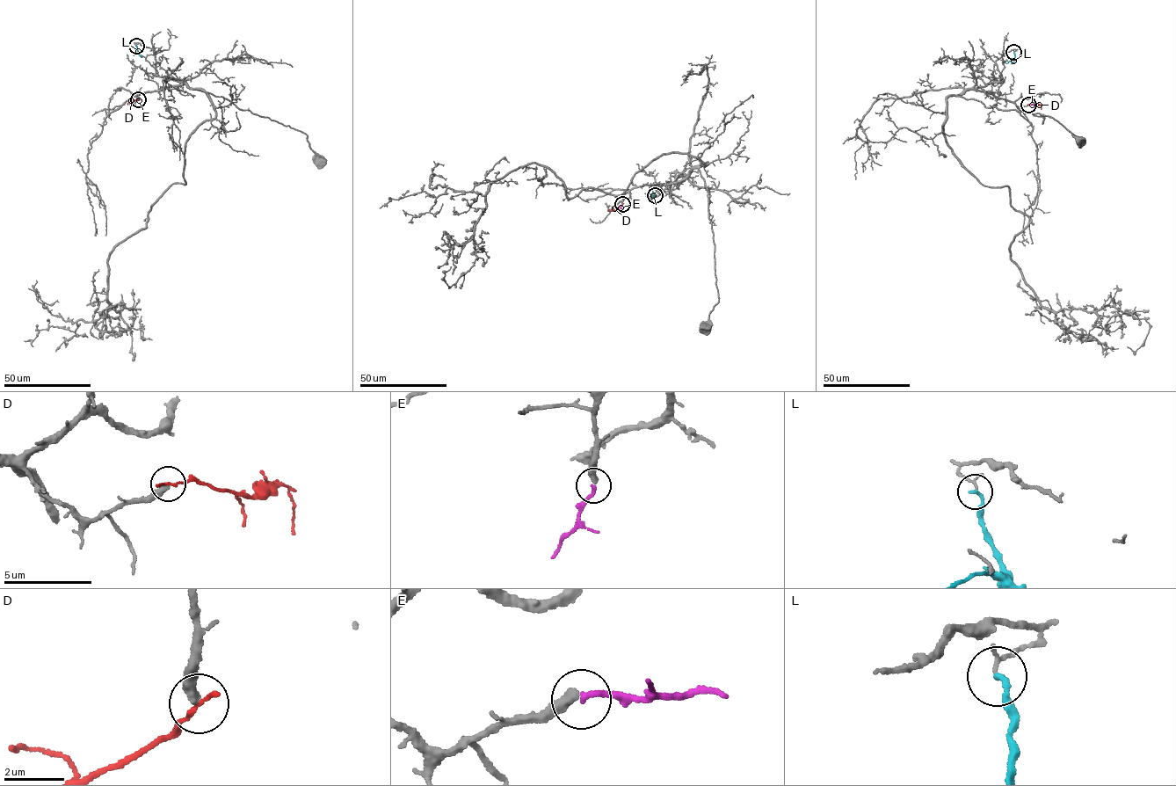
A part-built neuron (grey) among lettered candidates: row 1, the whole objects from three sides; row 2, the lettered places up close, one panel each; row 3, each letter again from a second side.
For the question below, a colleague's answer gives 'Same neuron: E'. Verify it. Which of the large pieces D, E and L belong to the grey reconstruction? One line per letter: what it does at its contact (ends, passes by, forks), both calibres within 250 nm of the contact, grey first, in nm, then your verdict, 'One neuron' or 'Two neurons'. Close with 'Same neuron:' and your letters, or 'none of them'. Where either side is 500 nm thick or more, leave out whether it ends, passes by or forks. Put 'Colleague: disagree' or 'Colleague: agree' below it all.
D: It ends there. Thickness 360 nm (grey) against 160 nm. Two neurons
E: It ends there. Thickness 400 nm (grey) against 200 nm. One neuron
L: It ends there. Thickness 130 nm (grey) against 200 nm. Two neurons
Same neuron: E
Colleague: agree

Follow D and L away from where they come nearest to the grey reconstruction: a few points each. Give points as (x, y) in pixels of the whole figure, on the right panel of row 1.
D: (1028, 105), (1040, 104), (1041, 109)
L: (1014, 52), (1013, 60), (1005, 63)

